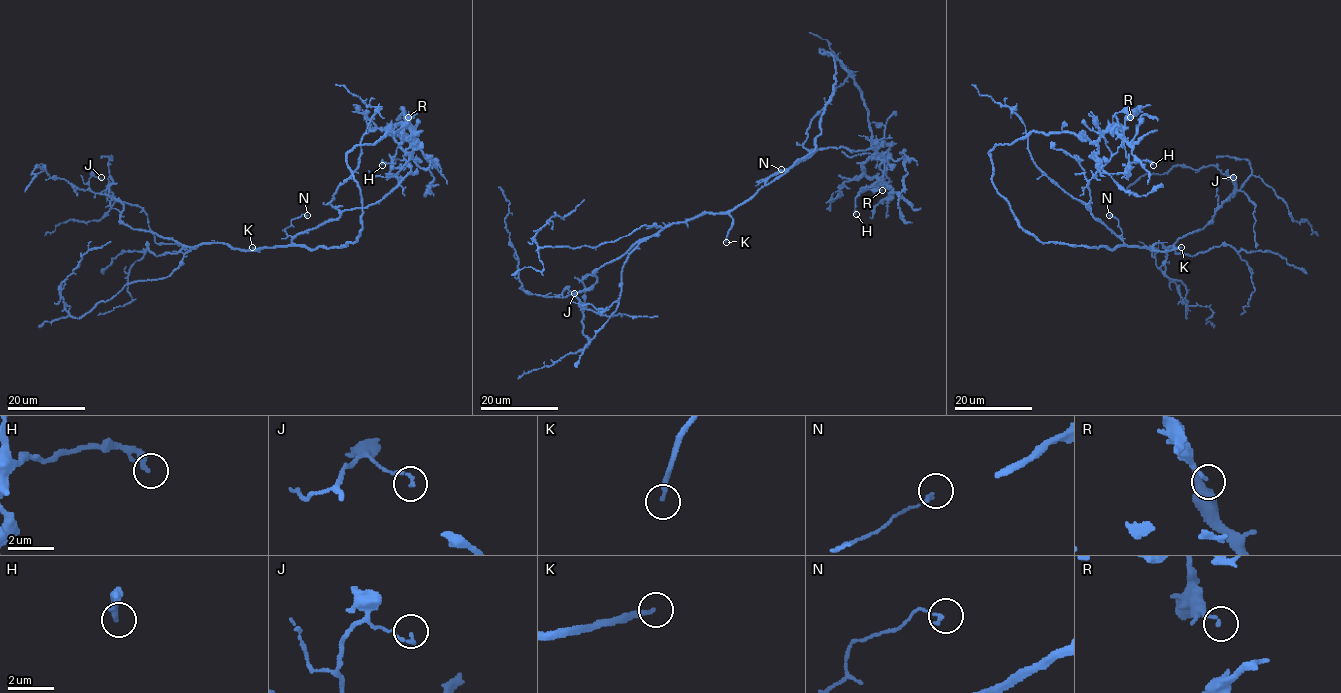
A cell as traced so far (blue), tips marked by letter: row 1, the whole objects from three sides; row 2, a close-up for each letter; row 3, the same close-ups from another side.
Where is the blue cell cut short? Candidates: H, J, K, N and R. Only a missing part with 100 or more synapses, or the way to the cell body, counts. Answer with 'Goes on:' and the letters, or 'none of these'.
Goes on: K

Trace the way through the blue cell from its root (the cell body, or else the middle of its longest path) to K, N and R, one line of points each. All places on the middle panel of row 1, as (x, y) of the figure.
K: (791, 167), (729, 213), (732, 226), (726, 242)
N: (791, 167), (767, 184), (759, 182), (781, 169)
R: (791, 167), (814, 150), (833, 91), (824, 50), (860, 91), (876, 146), (862, 170), (882, 190)

